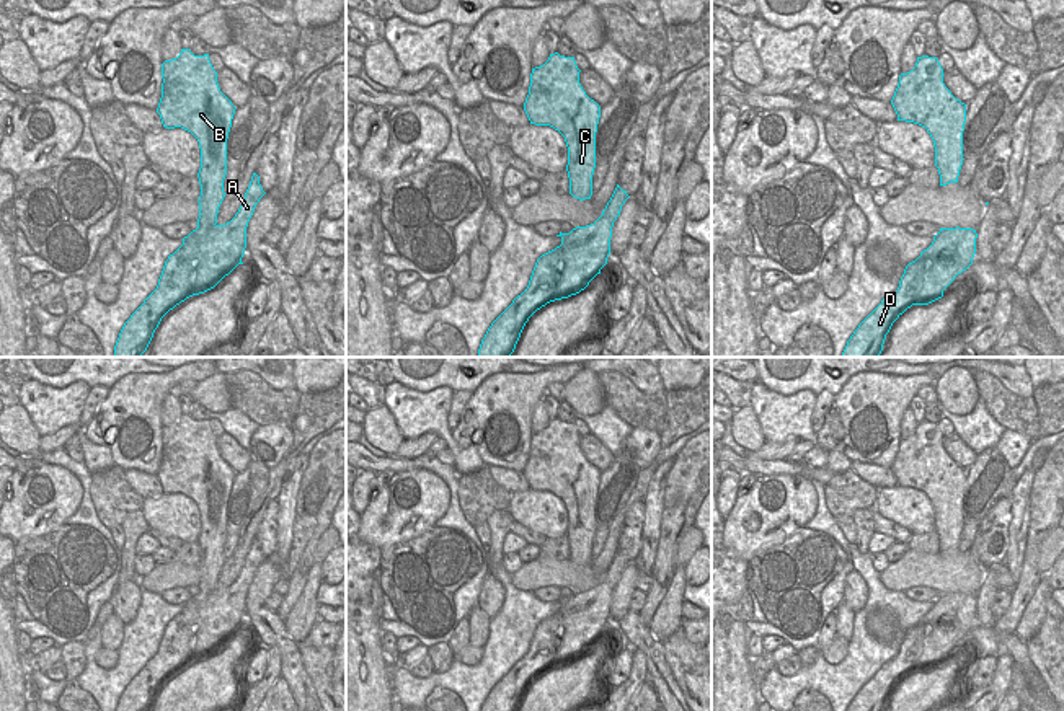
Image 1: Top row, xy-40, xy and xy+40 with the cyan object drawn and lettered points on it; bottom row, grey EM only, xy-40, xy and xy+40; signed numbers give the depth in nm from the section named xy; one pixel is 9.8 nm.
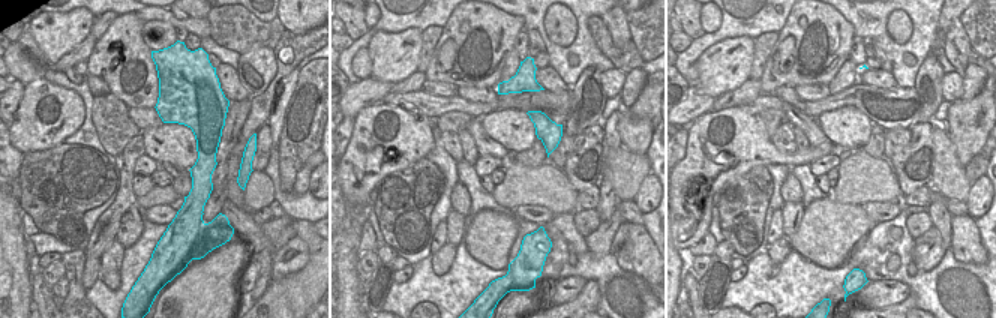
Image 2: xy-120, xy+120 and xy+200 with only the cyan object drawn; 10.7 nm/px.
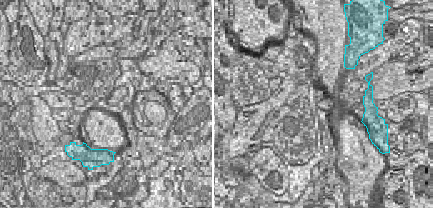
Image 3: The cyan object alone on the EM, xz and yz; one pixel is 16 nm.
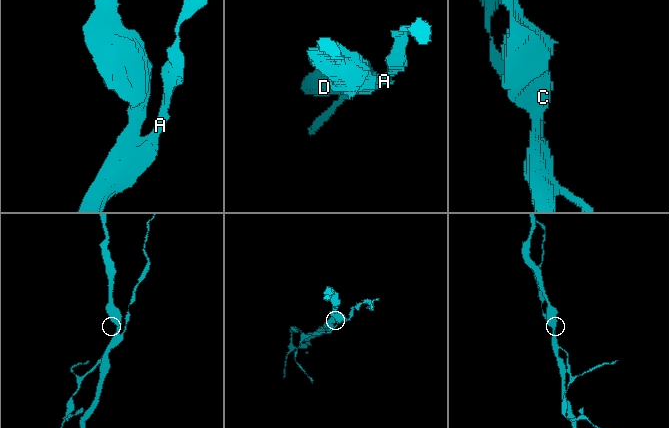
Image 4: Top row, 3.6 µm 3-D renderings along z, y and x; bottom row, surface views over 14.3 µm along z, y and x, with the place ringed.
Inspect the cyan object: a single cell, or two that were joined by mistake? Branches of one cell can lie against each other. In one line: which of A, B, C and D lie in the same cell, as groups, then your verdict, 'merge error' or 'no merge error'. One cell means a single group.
A / B C D | merge error

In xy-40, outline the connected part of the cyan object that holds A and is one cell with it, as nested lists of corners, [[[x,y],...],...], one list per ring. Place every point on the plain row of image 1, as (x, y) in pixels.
[[[253,538],[245,564],[235,582],[224,590],[215,590],[206,600],[204,610],[201,612],[202,623],[196,633],[196,646],[191,651],[191,662],[214,654],[238,629],[243,629],[246,592],[256,569],[264,559],[259,541]]]

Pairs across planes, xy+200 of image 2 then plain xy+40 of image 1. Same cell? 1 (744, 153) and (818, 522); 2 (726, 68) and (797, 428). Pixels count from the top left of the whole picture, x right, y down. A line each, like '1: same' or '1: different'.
1: different
2: same

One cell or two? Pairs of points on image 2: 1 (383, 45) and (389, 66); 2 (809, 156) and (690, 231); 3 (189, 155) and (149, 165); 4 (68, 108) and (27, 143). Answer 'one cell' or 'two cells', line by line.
1: one cell
2: one cell
3: two cells
4: one cell

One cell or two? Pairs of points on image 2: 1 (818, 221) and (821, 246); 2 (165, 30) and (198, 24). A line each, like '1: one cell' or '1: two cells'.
1: one cell
2: two cells

